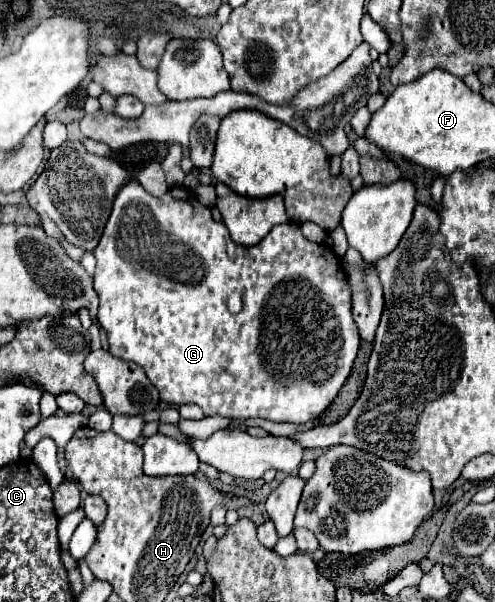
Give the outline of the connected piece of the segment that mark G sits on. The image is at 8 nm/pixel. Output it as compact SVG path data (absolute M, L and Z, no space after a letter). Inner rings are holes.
M133 180L125 184L113 204L113 212L107 220L107 226L103 230L103 236L99 240L99 246L95 248L97 268L95 268L95 292L99 294L99 314L97 322L103 330L107 330L109 338L109 352L121 360L139 364L153 386L159 390L161 400L169 404L185 404L195 402L203 408L205 416L221 414L235 420L247 420L247 418L265 418L273 422L289 422L289 424L305 424L309 420L315 420L335 398L335 394L341 390L345 380L351 374L353 360L359 350L359 334L357 326L353 322L351 314L351 290L345 282L343 268L335 252L325 244L315 244L303 238L299 224L285 222L275 226L259 244L255 246L239 246L231 240L229 230L223 222L215 222L211 218L211 208L201 206L195 200L195 194L185 192L181 194L181 186L171 188L163 198L155 198L143 190L143 186ZM239 290L243 296L243 310L239 314L231 314L227 310L227 296Z

